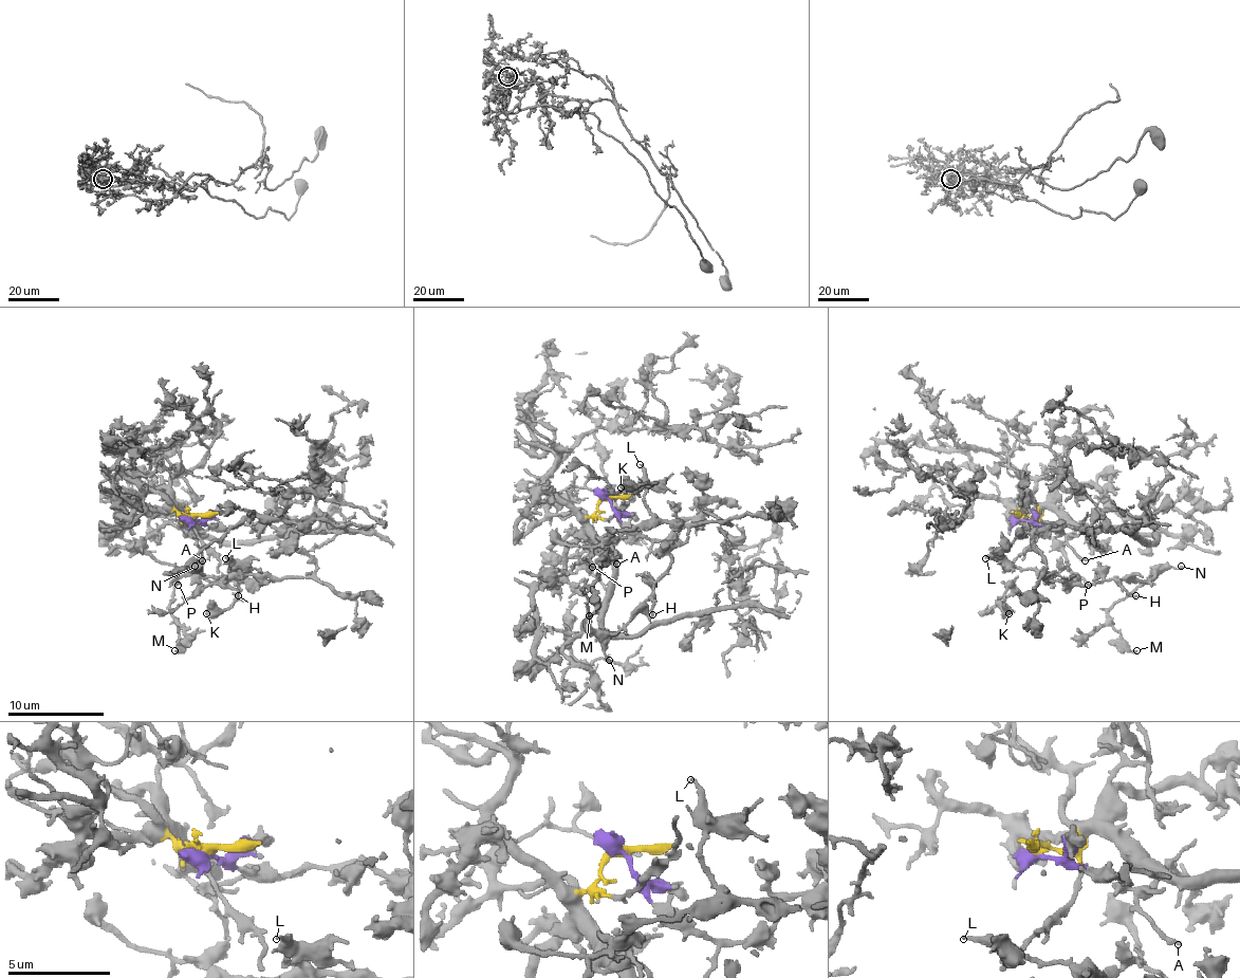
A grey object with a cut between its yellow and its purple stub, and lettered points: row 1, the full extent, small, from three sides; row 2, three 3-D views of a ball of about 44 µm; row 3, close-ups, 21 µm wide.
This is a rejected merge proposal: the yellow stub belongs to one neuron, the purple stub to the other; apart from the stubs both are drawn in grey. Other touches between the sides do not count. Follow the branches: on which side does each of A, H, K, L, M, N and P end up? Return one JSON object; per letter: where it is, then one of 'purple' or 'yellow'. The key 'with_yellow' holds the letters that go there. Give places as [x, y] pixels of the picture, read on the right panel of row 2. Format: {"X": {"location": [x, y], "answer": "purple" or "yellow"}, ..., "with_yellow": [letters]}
{"A": {"location": [1085, 560], "answer": "yellow"}, "H": {"location": [1135, 595], "answer": "purple"}, "K": {"location": [1009, 613], "answer": "purple"}, "L": {"location": [985, 558], "answer": "purple"}, "M": {"location": [1136, 650], "answer": "purple"}, "N": {"location": [1181, 566], "answer": "purple"}, "P": {"location": [1088, 585], "answer": "purple"}, "with_yellow": ["A"]}

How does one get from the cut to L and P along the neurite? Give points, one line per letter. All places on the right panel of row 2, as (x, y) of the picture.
L: (1018, 516), (1035, 519), (1048, 529), (1061, 526), (1042, 523), (1035, 531), (1033, 546), (1044, 578), (984, 557)
P: (1018, 516), (1061, 526), (1042, 523), (1035, 531), (1044, 578), (1069, 569), (1088, 584)

